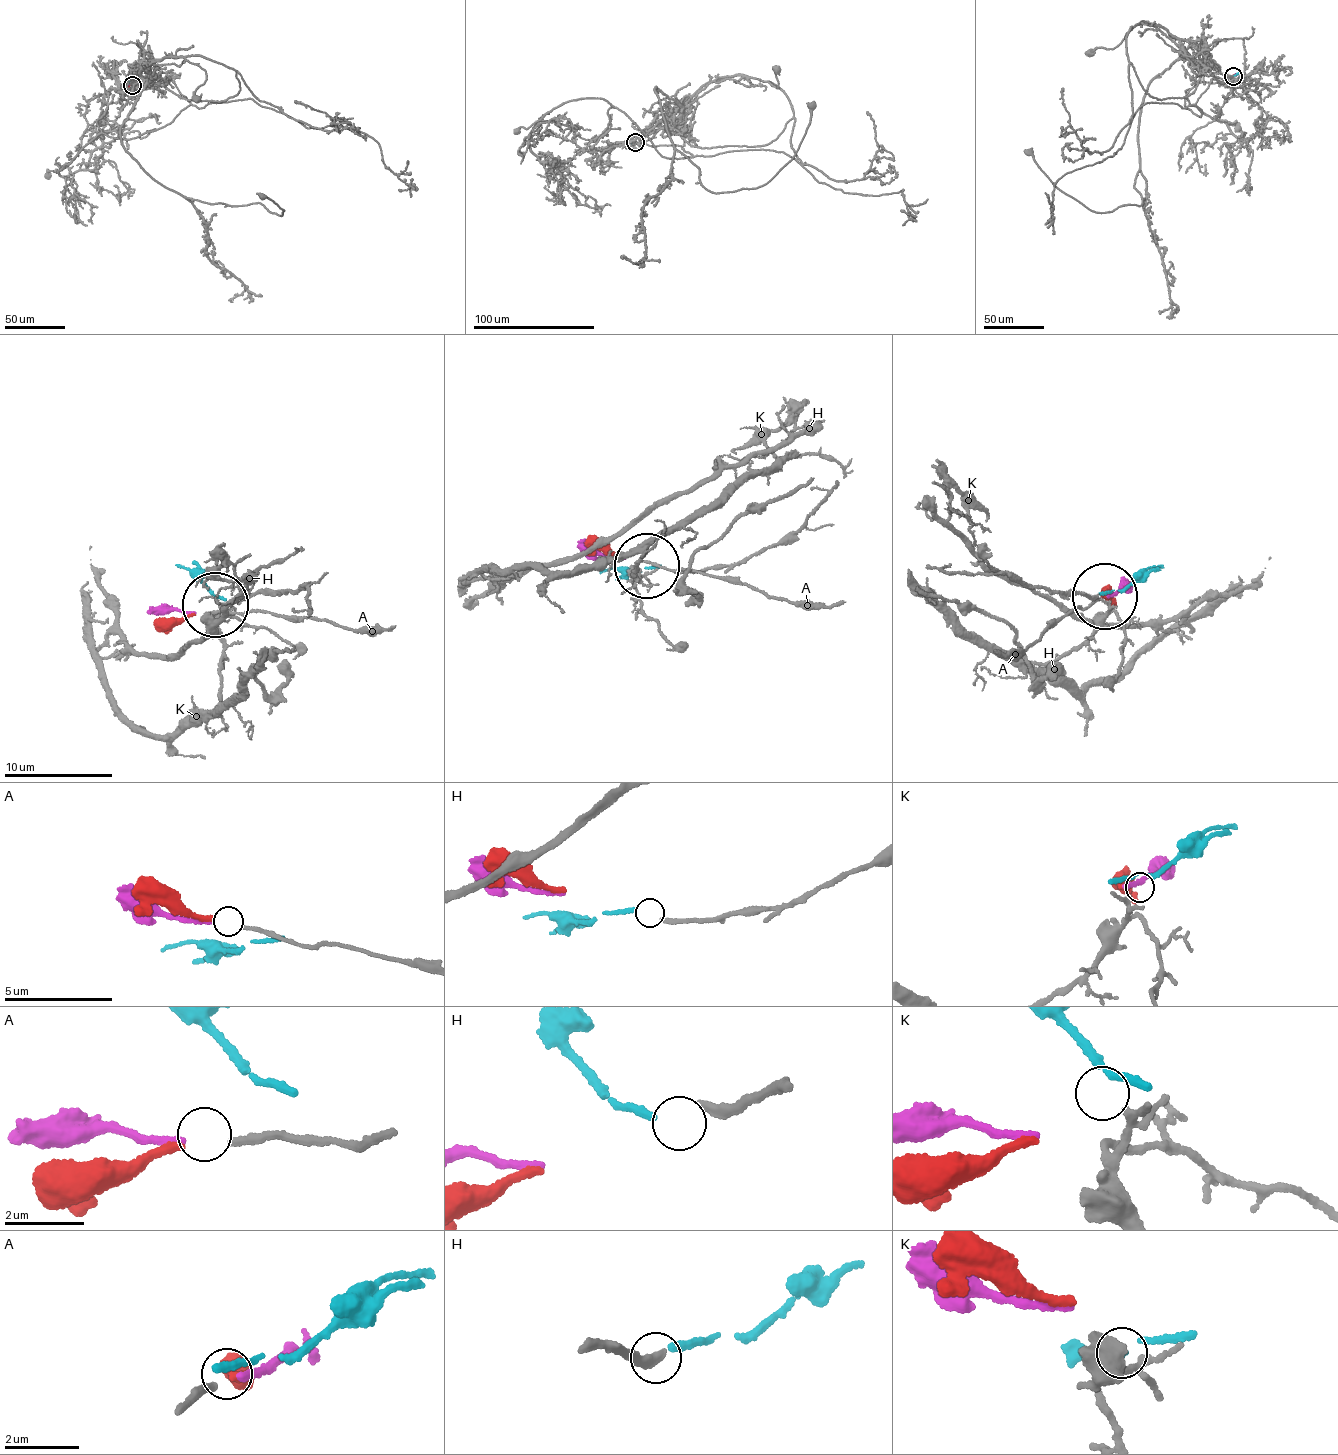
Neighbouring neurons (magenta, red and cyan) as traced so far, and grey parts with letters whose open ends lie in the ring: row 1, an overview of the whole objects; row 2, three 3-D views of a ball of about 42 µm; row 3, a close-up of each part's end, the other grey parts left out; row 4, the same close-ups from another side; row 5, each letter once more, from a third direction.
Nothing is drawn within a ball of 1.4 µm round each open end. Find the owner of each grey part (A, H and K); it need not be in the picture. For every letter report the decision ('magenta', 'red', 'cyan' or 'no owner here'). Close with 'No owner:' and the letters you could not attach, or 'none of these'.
A: magenta
H: cyan
K: no owner here
No owner: K

